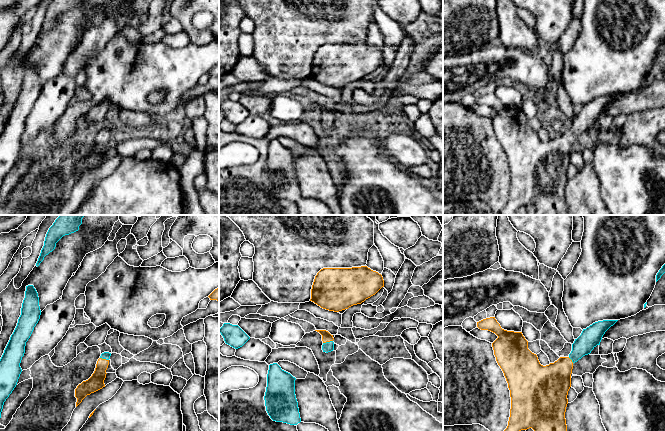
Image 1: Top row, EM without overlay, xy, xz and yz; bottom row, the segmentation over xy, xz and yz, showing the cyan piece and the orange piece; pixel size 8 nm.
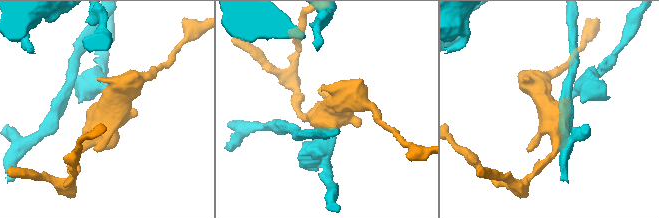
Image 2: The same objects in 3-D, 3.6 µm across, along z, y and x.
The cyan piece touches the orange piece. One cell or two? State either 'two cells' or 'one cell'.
one cell

